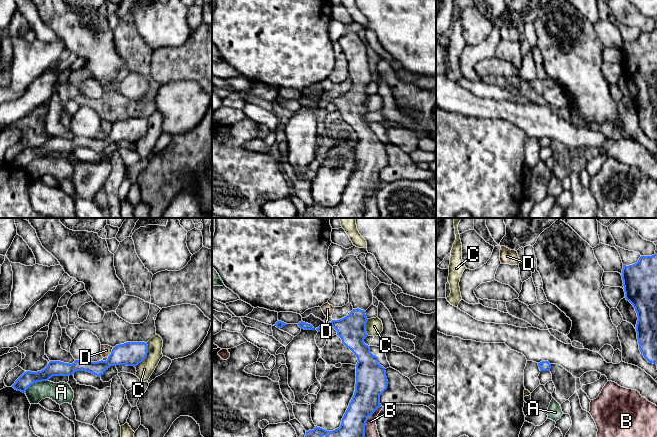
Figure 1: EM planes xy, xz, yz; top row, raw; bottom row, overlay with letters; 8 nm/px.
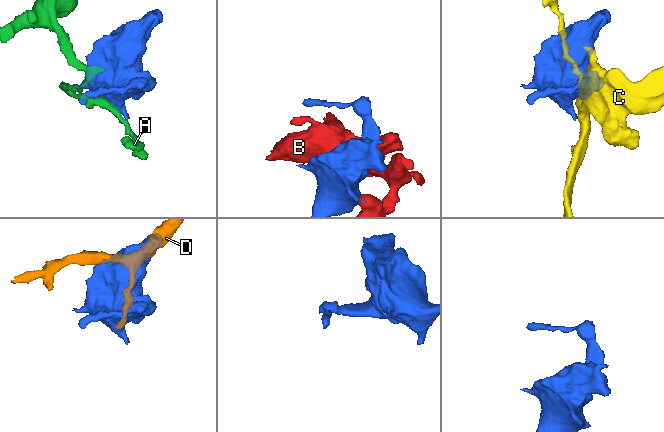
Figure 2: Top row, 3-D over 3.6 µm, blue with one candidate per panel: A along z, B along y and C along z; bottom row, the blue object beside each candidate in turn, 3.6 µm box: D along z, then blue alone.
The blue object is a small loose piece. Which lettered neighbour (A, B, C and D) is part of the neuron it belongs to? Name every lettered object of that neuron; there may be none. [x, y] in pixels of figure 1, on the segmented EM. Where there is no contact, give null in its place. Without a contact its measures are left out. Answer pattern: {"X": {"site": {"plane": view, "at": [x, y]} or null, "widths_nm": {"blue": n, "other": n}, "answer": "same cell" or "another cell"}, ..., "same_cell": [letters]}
{"A": {"site": {"plane": "xy", "at": [35, 382]}, "widths_nm": {"blue": 130, "other": 170}, "answer": "another cell"}, "B": {"site": {"plane": "xz", "at": [367, 419]}, "widths_nm": {"blue": 220, "other": 100}, "answer": "another cell"}, "C": {"site": {"plane": "xy", "at": [146, 355]}, "widths_nm": {"blue": 190, "other": 130}, "answer": "another cell"}, "D": {"site": {"plane": "xy", "at": [111, 352]}, "widths_nm": {"blue": 190, "other": 90}, "answer": "another cell"}, "same_cell": []}

